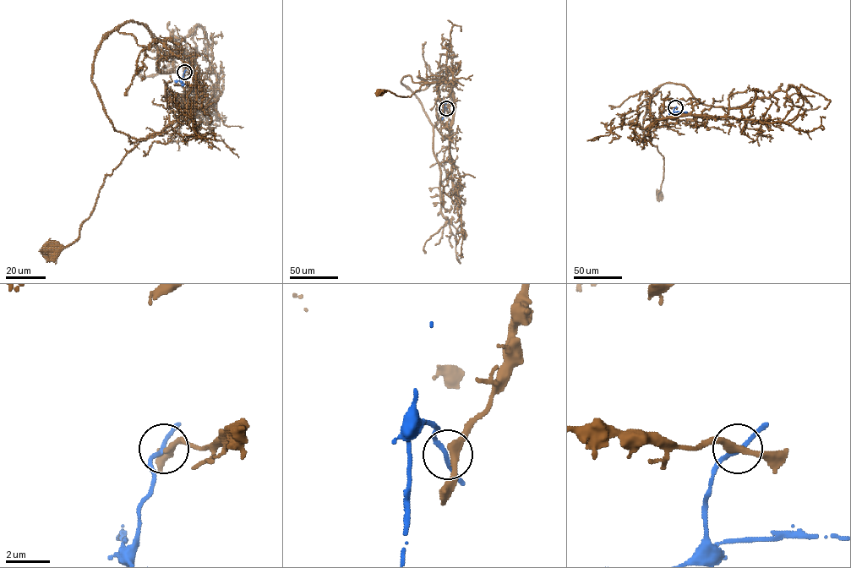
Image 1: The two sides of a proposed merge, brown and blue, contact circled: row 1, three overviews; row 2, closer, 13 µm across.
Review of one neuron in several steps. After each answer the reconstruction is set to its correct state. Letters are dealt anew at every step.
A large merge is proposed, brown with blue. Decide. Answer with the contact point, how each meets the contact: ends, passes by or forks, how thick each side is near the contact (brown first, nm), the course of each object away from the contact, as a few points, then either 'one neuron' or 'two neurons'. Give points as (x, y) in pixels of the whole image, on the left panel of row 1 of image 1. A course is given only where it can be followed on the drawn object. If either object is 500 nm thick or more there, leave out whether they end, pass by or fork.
place (184, 72); brown passes by; blue passes by; calibres 300 and 180 nm; course brown (184, 72), (193, 69), (199, 84), (195, 103), (141, 140), (106, 177), (80, 236), (67, 245), (49, 245); course blue (184, 72), (182, 81), (176, 82); two neurons

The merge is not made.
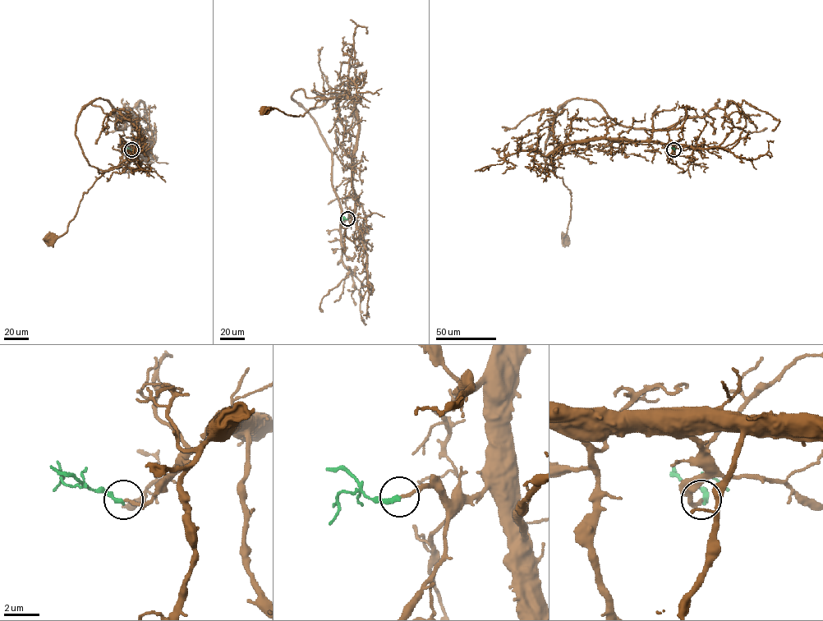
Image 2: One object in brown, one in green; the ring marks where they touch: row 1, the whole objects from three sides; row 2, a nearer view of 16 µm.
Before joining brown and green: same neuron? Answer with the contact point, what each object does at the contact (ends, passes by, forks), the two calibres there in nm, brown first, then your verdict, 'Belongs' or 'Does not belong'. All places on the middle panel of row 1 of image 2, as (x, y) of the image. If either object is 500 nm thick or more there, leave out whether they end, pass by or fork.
Place: (347, 218). At the ring brown ends. At the ring green ends. Thickness 180 nm (brown) against 280 nm. Belongs

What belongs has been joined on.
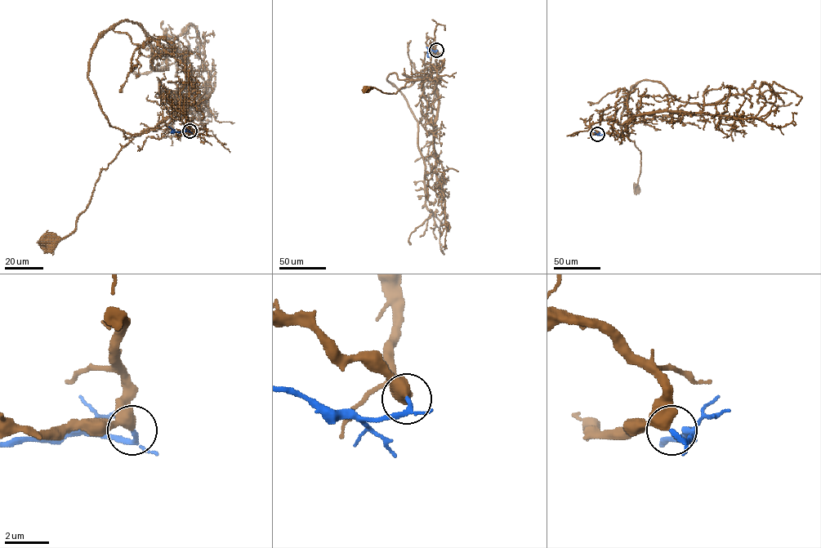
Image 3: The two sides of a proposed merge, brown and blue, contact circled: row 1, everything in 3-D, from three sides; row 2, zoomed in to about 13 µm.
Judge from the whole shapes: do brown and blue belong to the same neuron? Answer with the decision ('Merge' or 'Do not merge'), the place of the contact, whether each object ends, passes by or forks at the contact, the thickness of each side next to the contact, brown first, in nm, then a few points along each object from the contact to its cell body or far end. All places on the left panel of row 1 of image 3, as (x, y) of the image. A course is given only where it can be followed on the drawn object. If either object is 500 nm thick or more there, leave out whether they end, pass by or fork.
Merge. Place: (189, 131). At the ring brown passes by. At the ring blue passes by. Thickness 400 nm (brown) against 160 nm. Course of brown: (189, 131), (188, 119), (178, 103), (175, 112), (136, 135), (101, 171), (77, 228), (64, 237), (46, 237). Course of blue: (189, 131), (171, 133), (175, 130)

